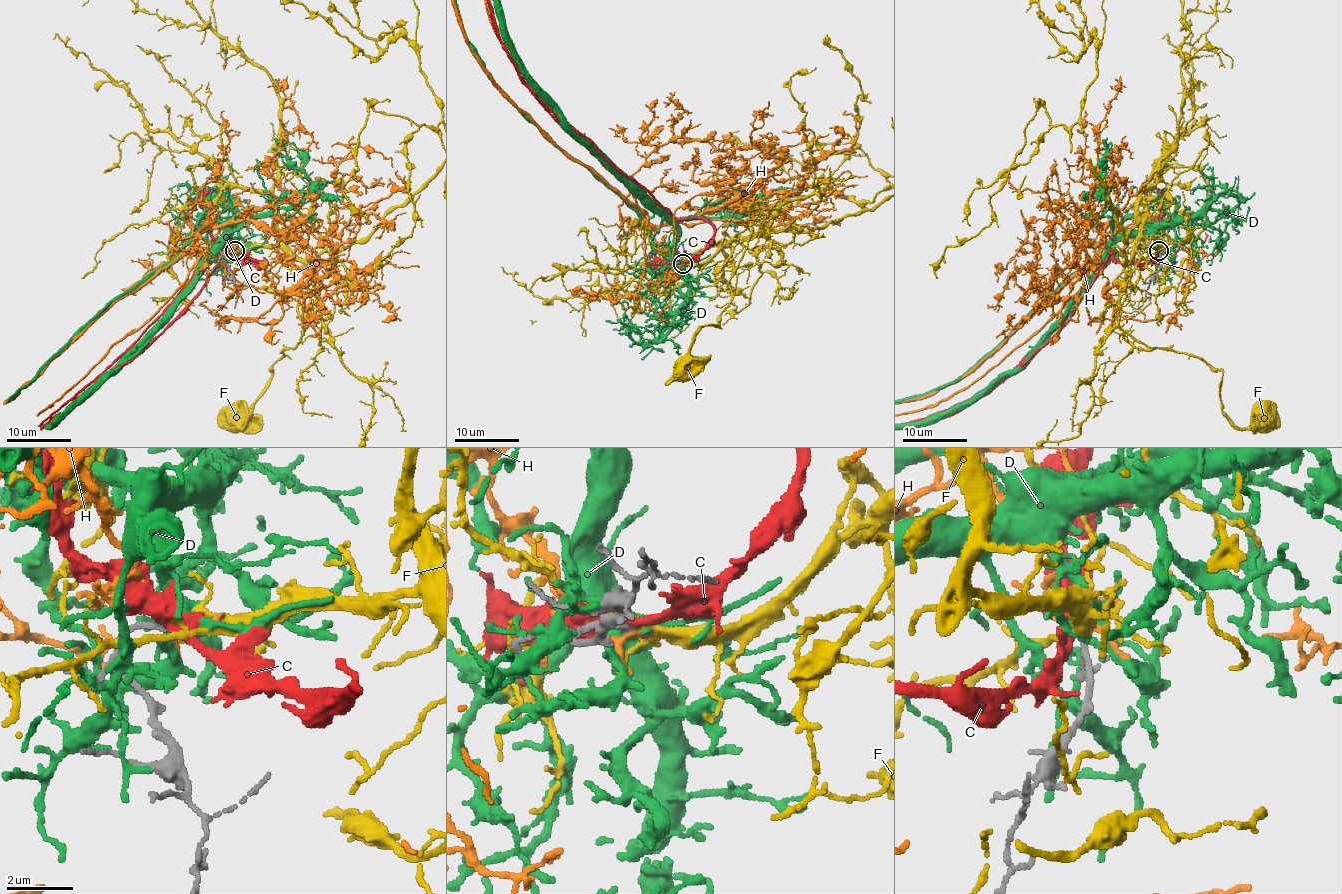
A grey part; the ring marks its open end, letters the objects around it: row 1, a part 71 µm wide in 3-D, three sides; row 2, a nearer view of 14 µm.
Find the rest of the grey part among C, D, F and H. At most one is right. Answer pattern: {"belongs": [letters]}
{"belongs": ["F"]}

